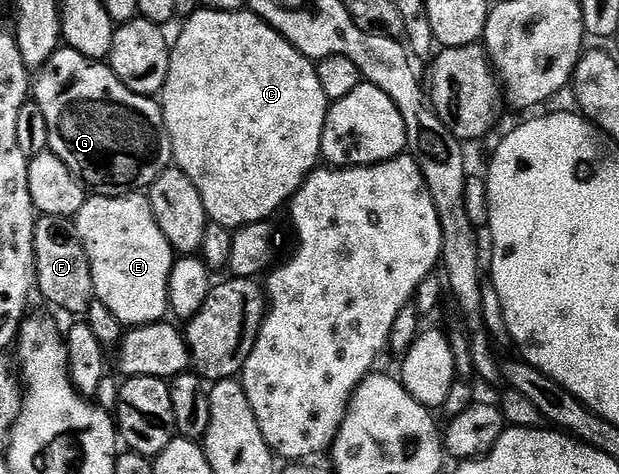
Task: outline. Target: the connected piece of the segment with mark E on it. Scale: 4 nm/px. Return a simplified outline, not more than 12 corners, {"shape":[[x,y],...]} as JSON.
{"shape":[[148,195],[75,217],[93,295],[129,328],[170,311],[175,253]]}

